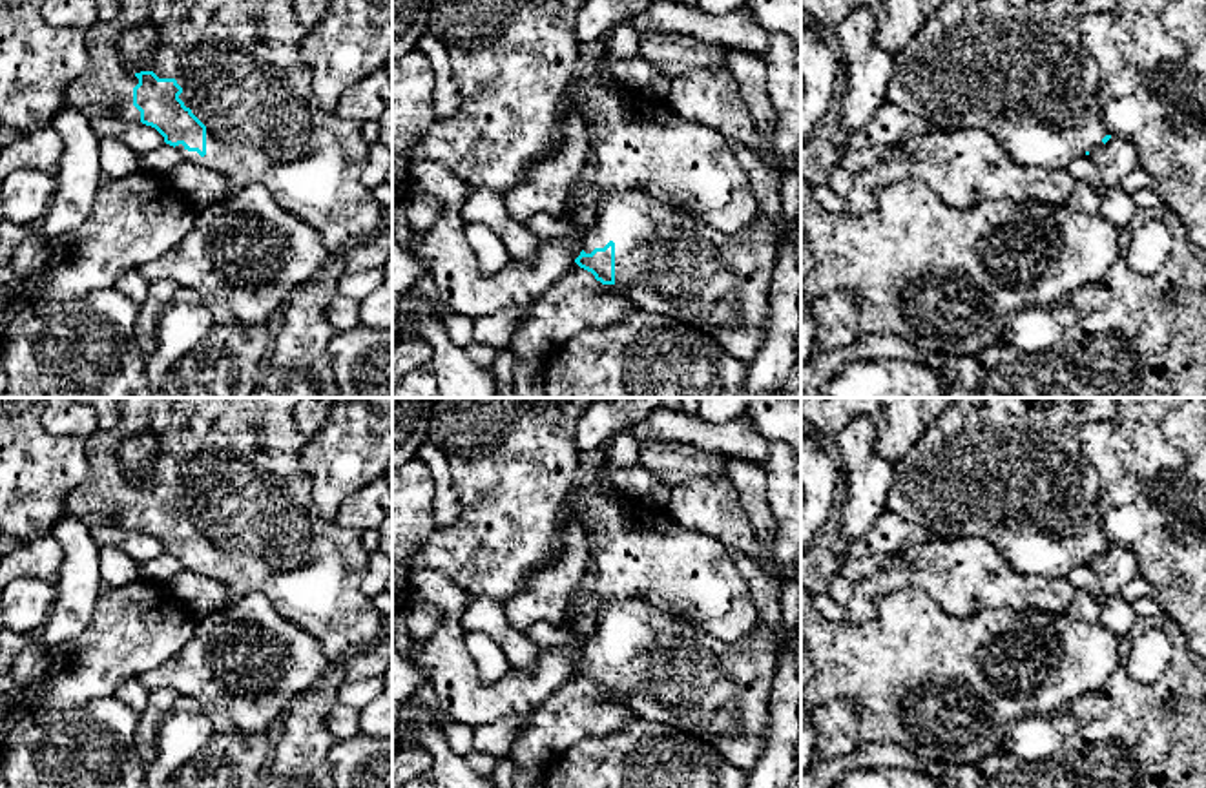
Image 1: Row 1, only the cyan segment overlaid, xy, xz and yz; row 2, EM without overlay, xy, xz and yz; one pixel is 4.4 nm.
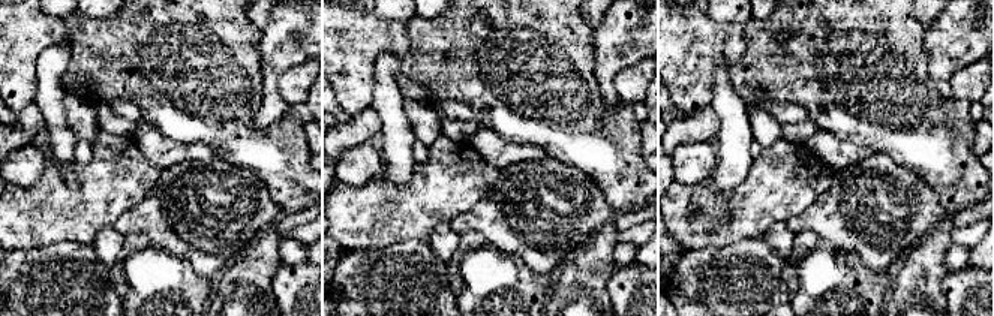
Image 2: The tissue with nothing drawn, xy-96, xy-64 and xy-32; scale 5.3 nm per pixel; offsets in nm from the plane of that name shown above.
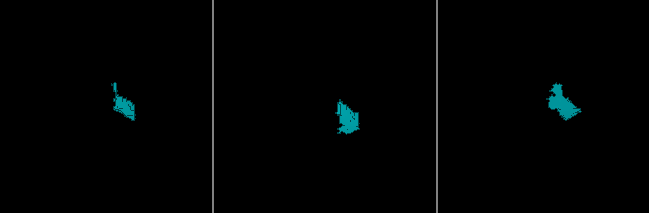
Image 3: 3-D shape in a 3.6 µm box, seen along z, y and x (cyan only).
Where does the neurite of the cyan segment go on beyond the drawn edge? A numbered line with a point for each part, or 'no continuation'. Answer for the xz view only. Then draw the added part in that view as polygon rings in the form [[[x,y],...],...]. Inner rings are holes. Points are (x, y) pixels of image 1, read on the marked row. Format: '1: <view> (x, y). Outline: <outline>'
1: xz (672, 263). Outline: [[[615,190],[600,199],[593,224],[580,235],[586,254],[615,243],[615,286],[637,308],[704,330],[743,363],[750,363],[763,347],[777,264],[777,232],[763,212],[741,235],[730,235],[704,215],[677,212],[646,190]]]

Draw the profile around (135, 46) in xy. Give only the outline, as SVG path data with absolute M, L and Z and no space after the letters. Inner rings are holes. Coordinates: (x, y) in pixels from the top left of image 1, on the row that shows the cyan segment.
M150 24L122 31L115 47L130 71L153 71L157 31Z

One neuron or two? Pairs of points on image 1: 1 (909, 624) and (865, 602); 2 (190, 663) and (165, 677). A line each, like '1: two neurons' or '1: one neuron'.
1: two neurons
2: one neuron

